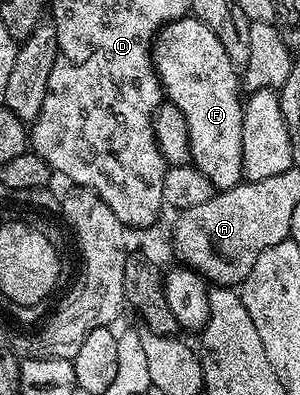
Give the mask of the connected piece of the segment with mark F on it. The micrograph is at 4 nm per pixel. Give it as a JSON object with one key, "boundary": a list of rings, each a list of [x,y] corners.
{"boundary":[[[186,17],[158,30],[152,52],[164,98],[174,103],[187,121],[192,166],[199,168],[218,192],[237,186],[243,179],[245,109],[239,71],[227,57],[227,49],[206,23]]]}

